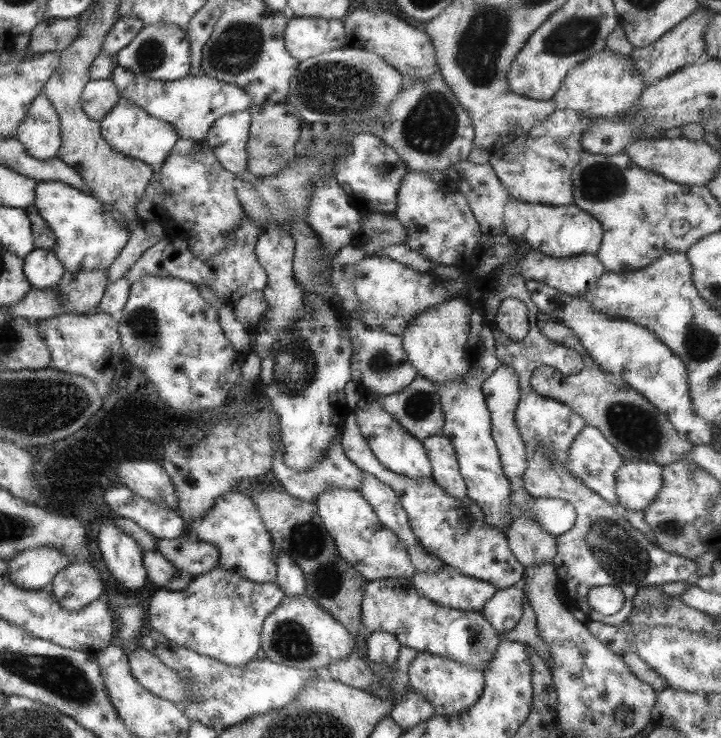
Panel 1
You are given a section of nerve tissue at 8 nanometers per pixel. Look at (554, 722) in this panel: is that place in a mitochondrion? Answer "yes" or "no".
no

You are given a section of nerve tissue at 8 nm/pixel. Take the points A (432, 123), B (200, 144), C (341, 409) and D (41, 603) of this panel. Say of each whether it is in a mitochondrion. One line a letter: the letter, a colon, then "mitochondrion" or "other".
A: mitochondrion
B: other
C: other
D: other

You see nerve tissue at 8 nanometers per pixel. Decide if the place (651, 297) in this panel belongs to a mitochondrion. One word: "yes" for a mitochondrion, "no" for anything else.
no

